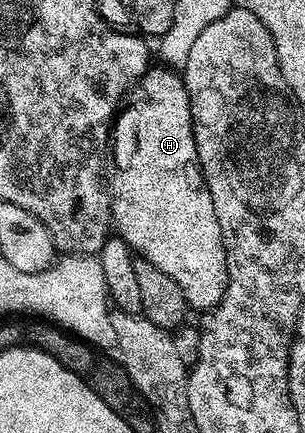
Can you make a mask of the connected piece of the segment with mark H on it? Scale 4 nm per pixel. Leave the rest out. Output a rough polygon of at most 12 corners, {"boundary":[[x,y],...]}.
{"boundary":[[152,66],[114,117],[117,235],[216,307],[226,247],[188,90]]}

